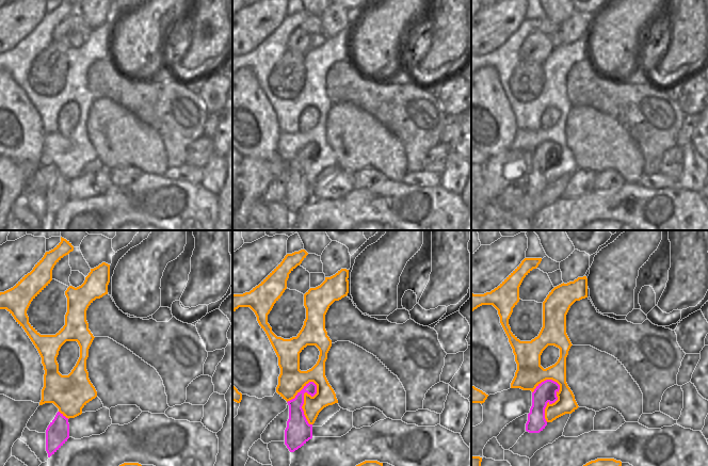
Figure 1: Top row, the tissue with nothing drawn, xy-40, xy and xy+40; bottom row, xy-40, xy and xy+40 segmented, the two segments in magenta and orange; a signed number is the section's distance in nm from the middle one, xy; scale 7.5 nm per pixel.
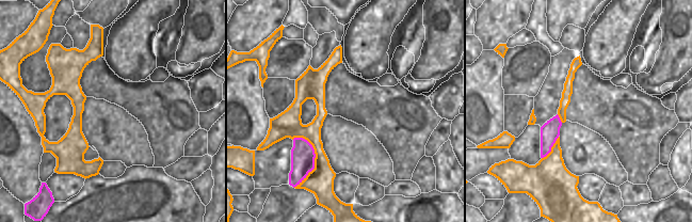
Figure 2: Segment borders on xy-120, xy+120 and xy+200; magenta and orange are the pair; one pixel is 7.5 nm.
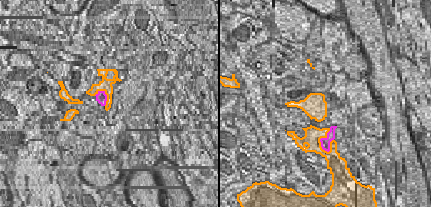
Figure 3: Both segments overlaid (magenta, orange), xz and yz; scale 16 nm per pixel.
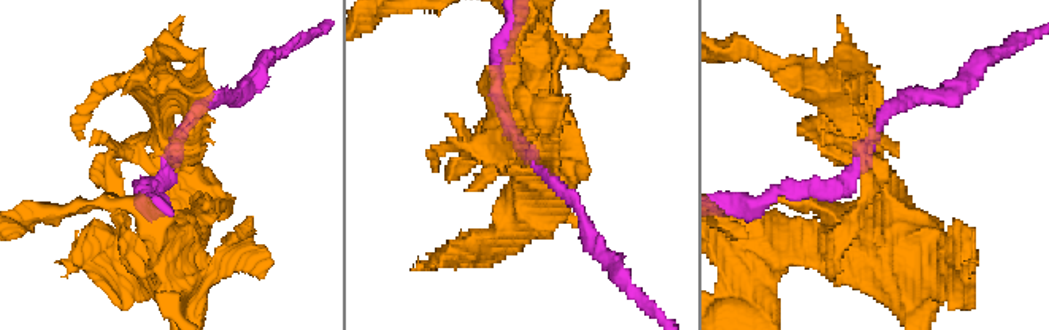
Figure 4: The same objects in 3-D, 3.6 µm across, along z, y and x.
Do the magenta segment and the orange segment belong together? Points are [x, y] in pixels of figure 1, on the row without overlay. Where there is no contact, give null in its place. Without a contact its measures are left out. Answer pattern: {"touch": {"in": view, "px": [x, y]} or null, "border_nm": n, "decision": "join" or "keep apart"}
{"touch": {"in": "xy", "px": [303, 158]}, "border_nm": 340, "decision": "keep apart"}

